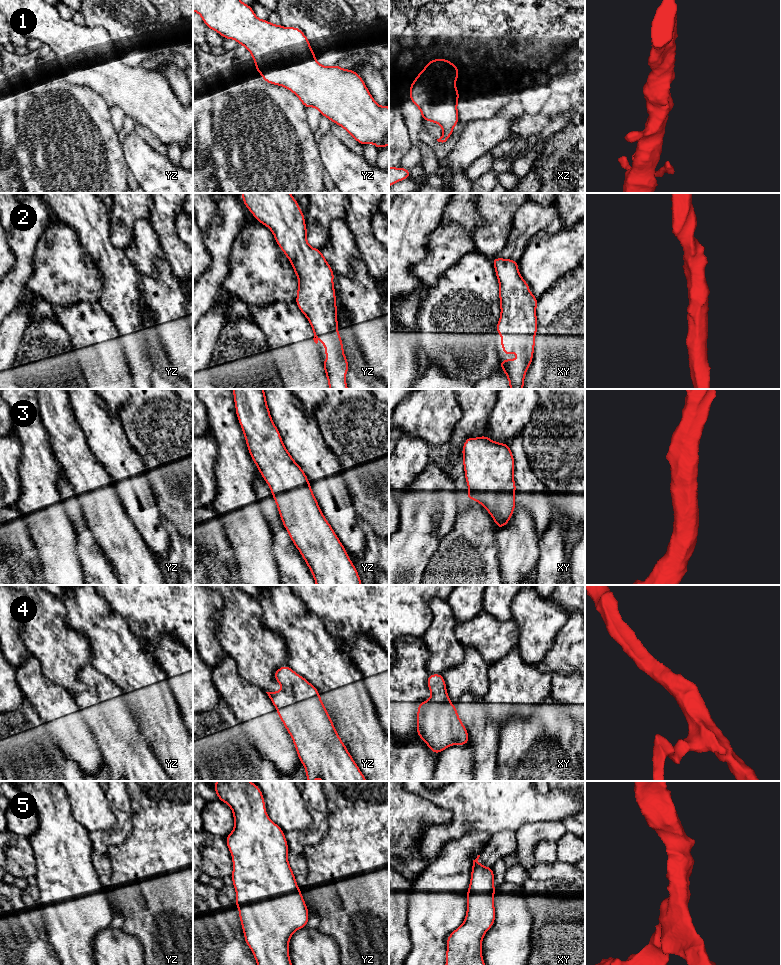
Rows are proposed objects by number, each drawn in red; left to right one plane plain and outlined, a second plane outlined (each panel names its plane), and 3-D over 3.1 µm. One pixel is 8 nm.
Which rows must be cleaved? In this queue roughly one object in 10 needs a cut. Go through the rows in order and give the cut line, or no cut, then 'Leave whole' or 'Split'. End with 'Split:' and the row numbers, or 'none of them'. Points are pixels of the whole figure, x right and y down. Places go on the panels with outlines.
1: No split. Leave whole
2: No split. Leave whole
3: No split. Leave whole
4: No split. Leave whole
5: No split. Leave whole
Split: none of them

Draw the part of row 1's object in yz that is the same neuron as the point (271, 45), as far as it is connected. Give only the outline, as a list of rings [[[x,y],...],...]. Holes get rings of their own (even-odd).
[[[193,0],[193,11],[202,17],[207,28],[218,32],[225,39],[234,39],[245,46],[252,54],[256,71],[262,75],[264,81],[287,88],[300,99],[305,108],[317,108],[322,116],[343,127],[363,146],[373,143],[378,150],[389,146],[389,107],[377,104],[363,79],[354,70],[342,69],[338,64],[329,67],[320,65],[309,40],[299,28],[286,28],[280,24],[274,25],[268,20],[261,20],[251,6],[240,0]]]

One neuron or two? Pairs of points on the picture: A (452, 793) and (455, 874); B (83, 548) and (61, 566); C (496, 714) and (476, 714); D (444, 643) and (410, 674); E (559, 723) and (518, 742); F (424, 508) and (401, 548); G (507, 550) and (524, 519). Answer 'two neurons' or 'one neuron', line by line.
A: two neurons
B: two neurons
C: two neurons
D: two neurons
E: one neuron
F: one neuron
G: one neuron

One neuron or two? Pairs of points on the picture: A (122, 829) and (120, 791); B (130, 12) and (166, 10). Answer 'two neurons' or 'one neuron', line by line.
A: one neuron
B: two neurons

